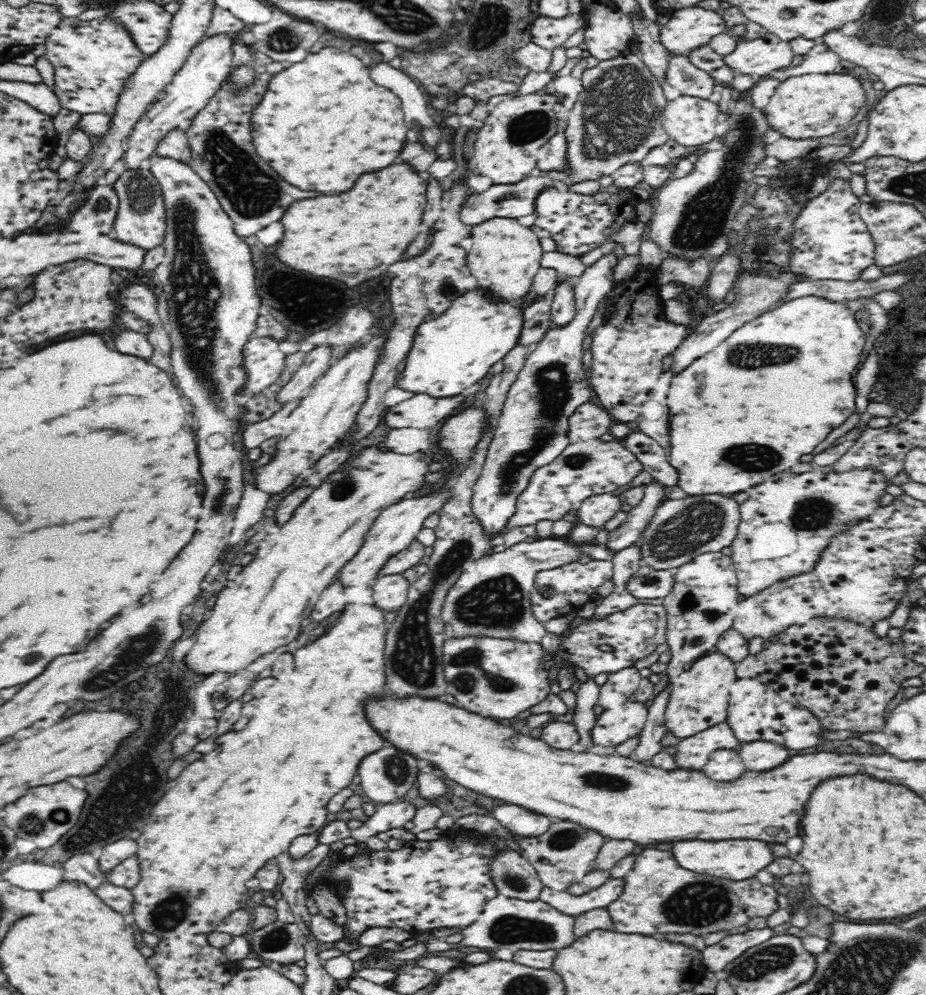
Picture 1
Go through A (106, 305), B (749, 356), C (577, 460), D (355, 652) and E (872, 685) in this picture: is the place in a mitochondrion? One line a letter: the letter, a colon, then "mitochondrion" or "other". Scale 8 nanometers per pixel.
A: other
B: mitochondrion
C: mitochondrion
D: other
E: other

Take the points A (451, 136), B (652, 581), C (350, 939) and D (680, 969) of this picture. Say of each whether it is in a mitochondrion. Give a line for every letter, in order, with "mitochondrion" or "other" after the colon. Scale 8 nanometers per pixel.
A: other
B: mitochondrion
C: other
D: other

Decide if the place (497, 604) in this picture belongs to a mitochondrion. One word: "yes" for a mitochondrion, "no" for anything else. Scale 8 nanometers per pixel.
yes

